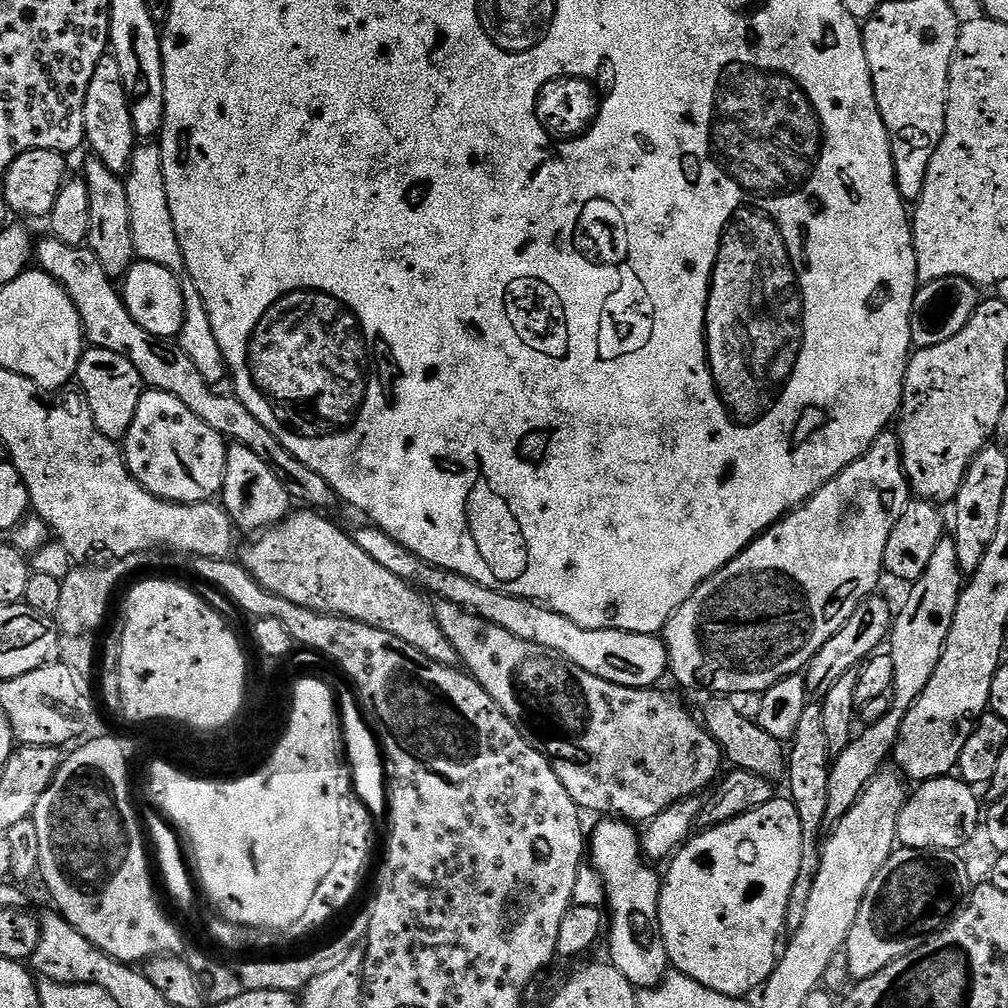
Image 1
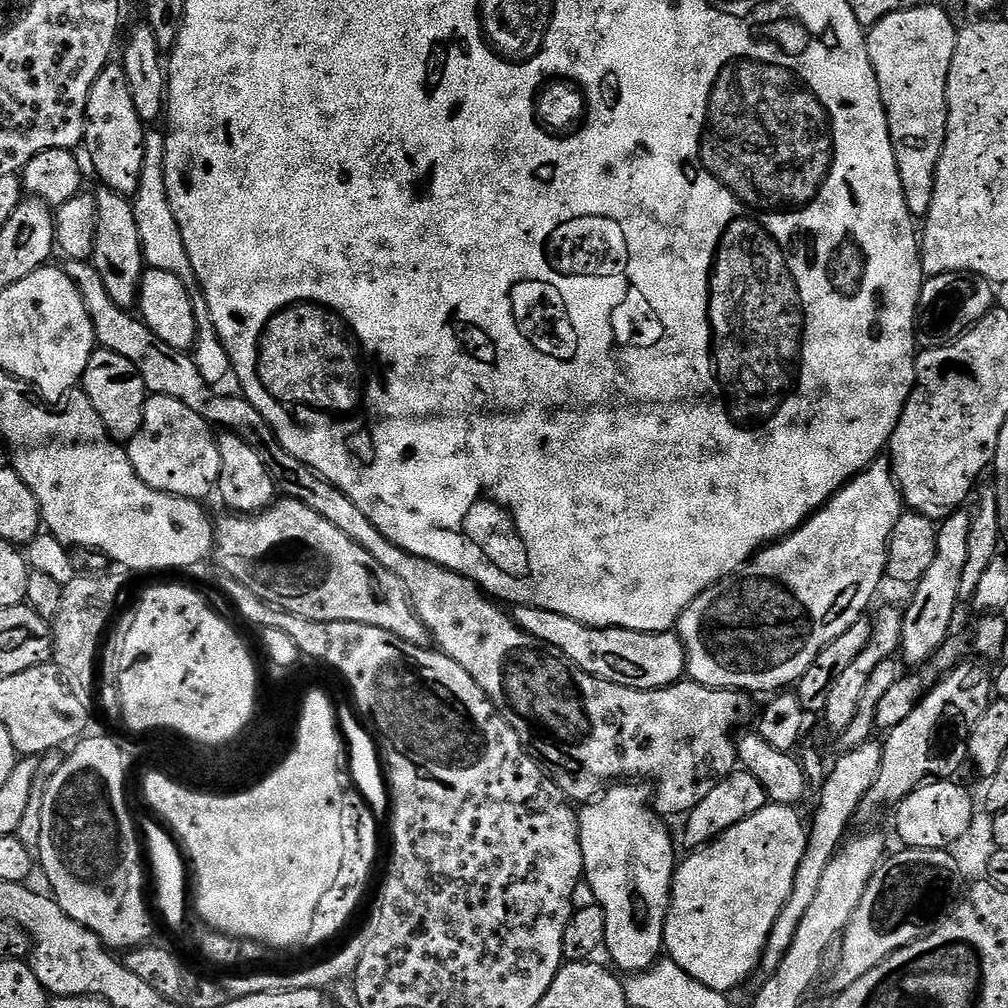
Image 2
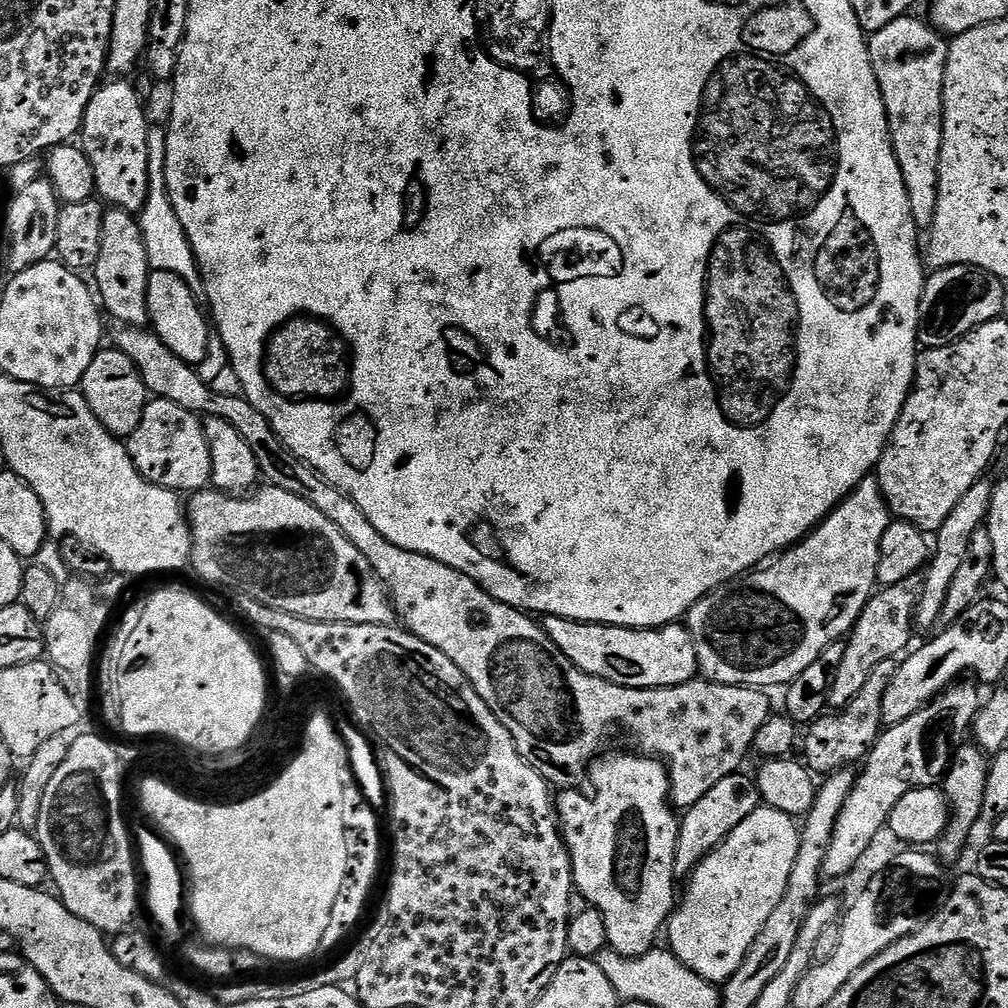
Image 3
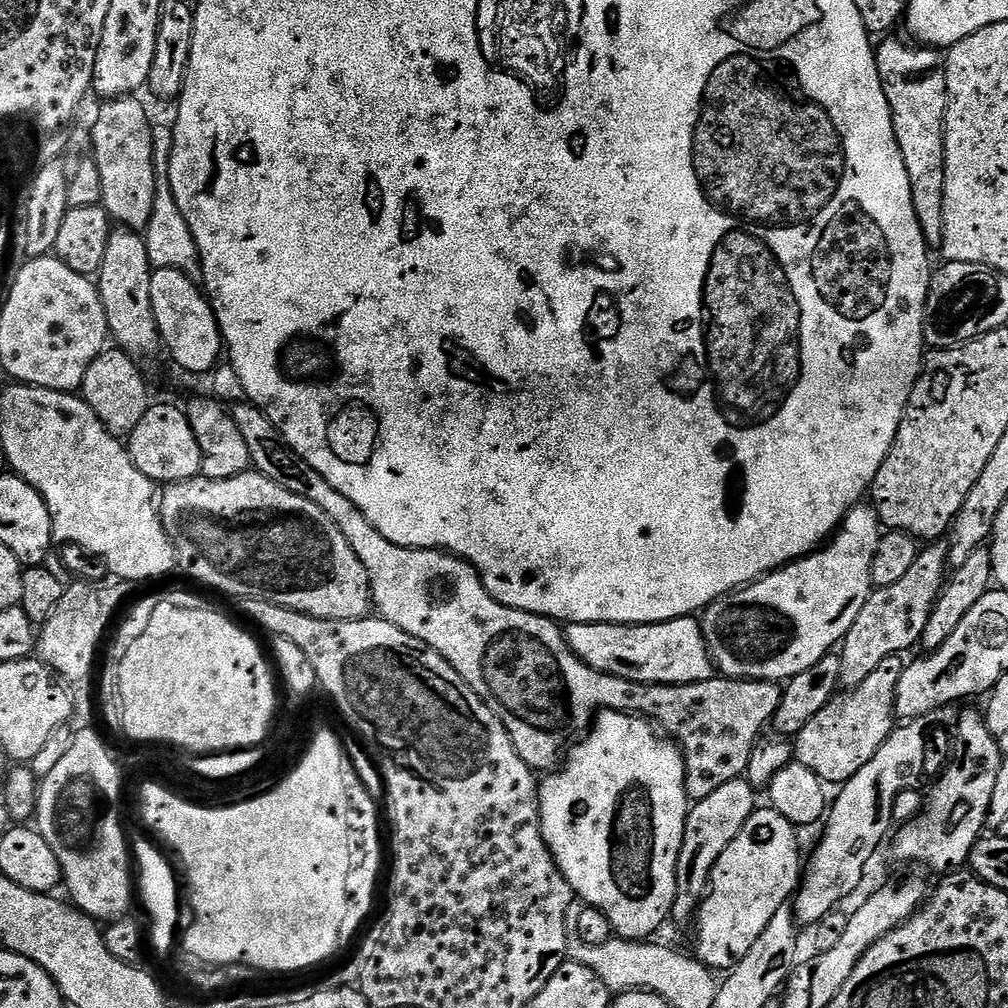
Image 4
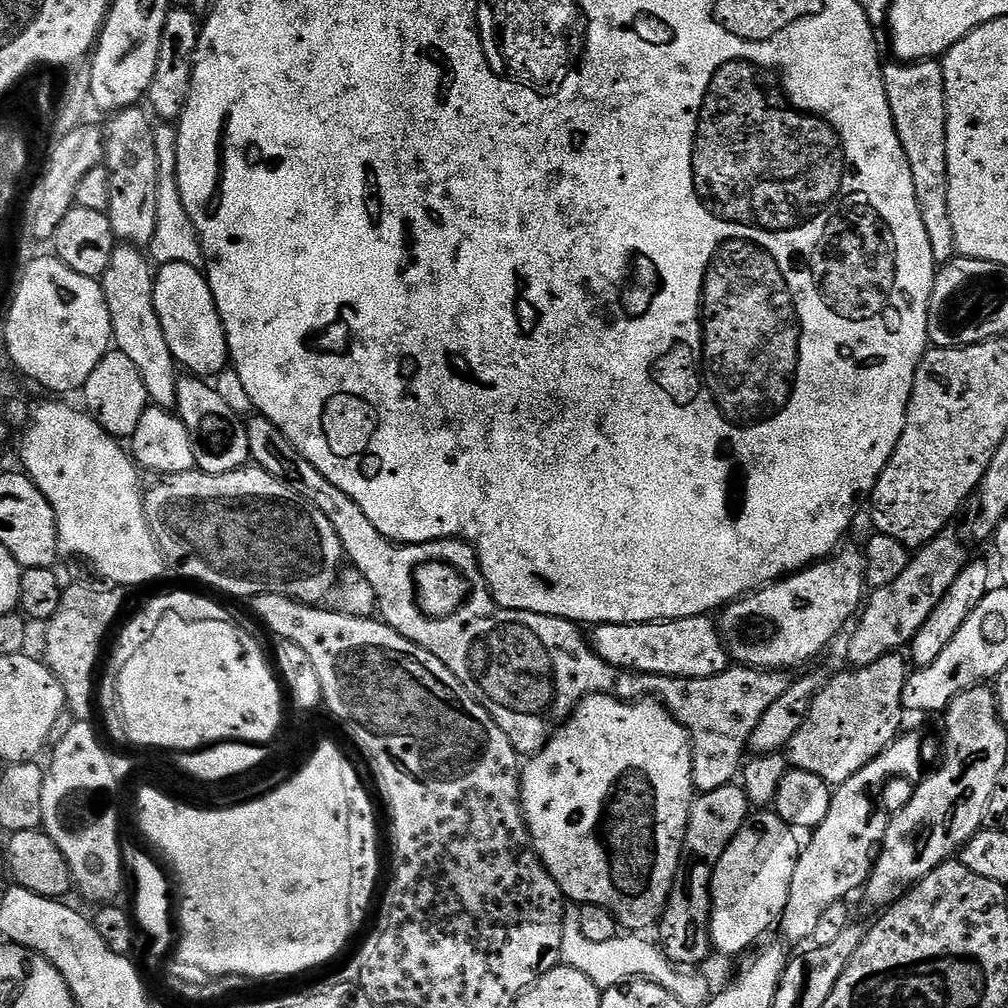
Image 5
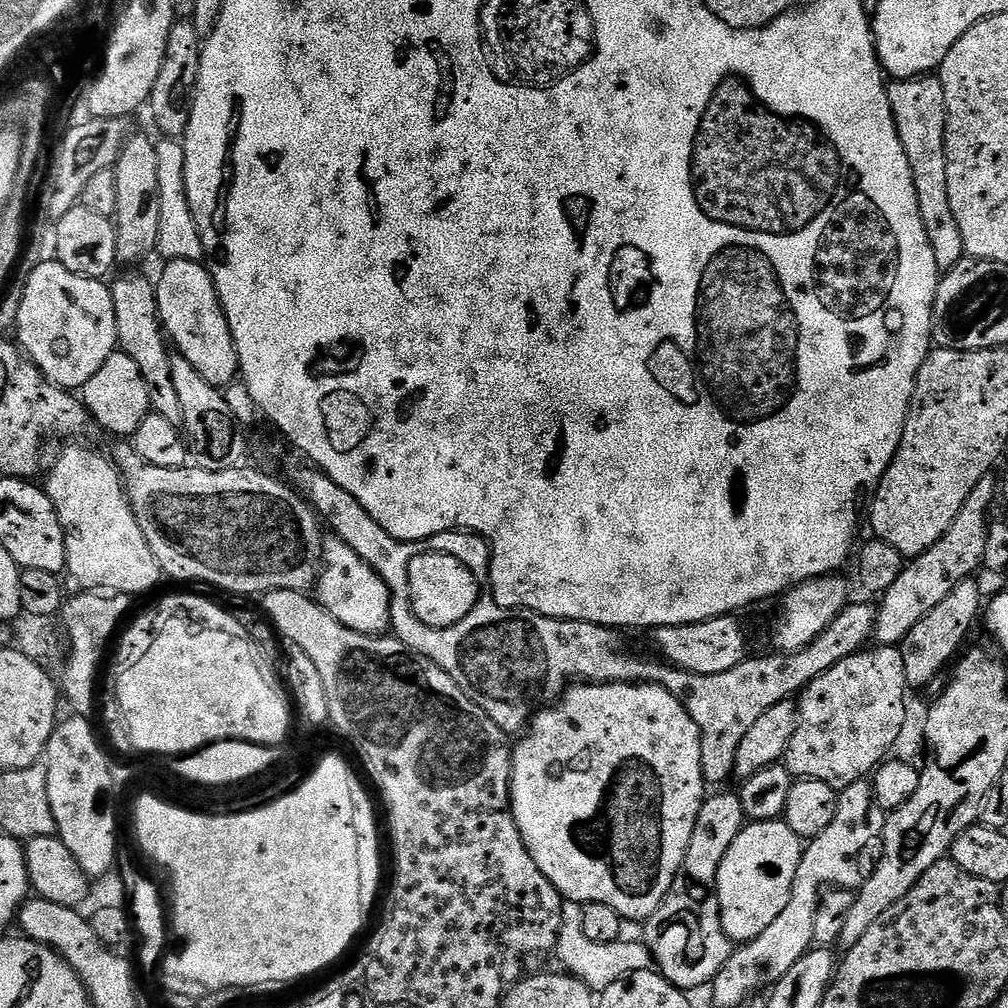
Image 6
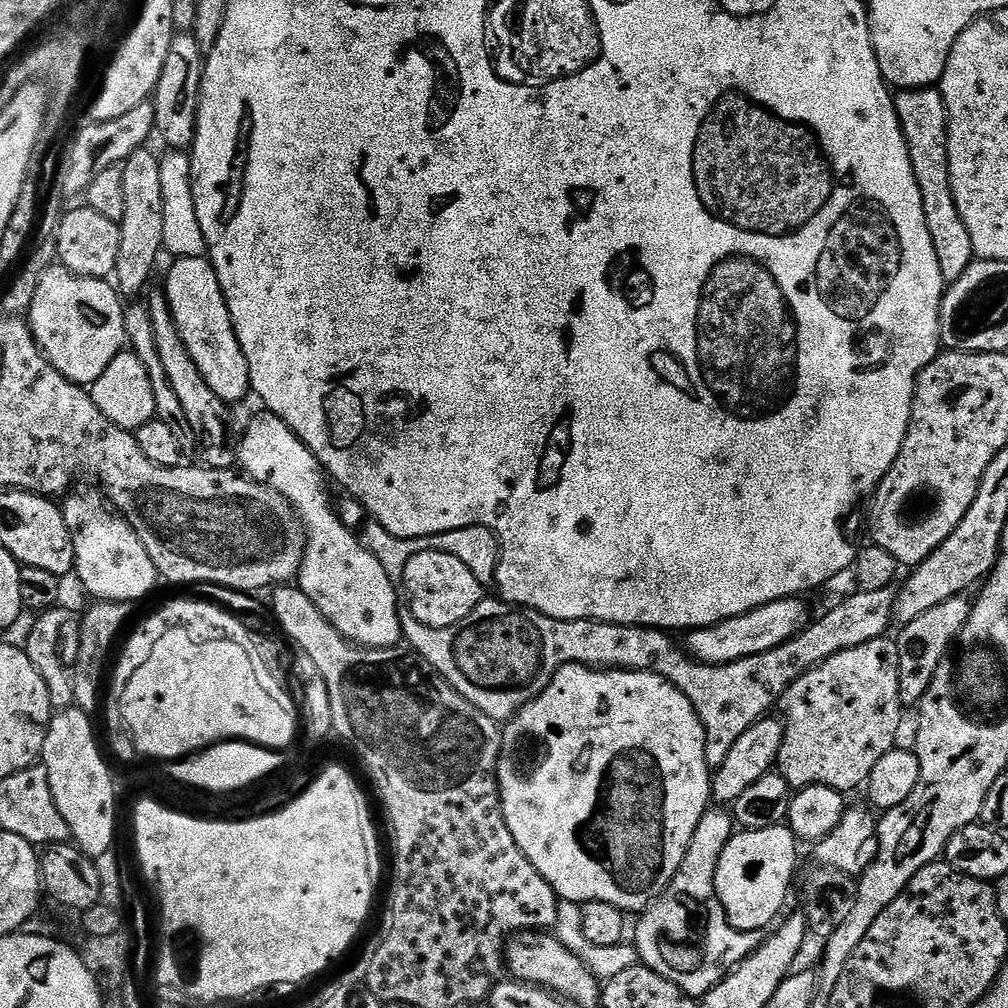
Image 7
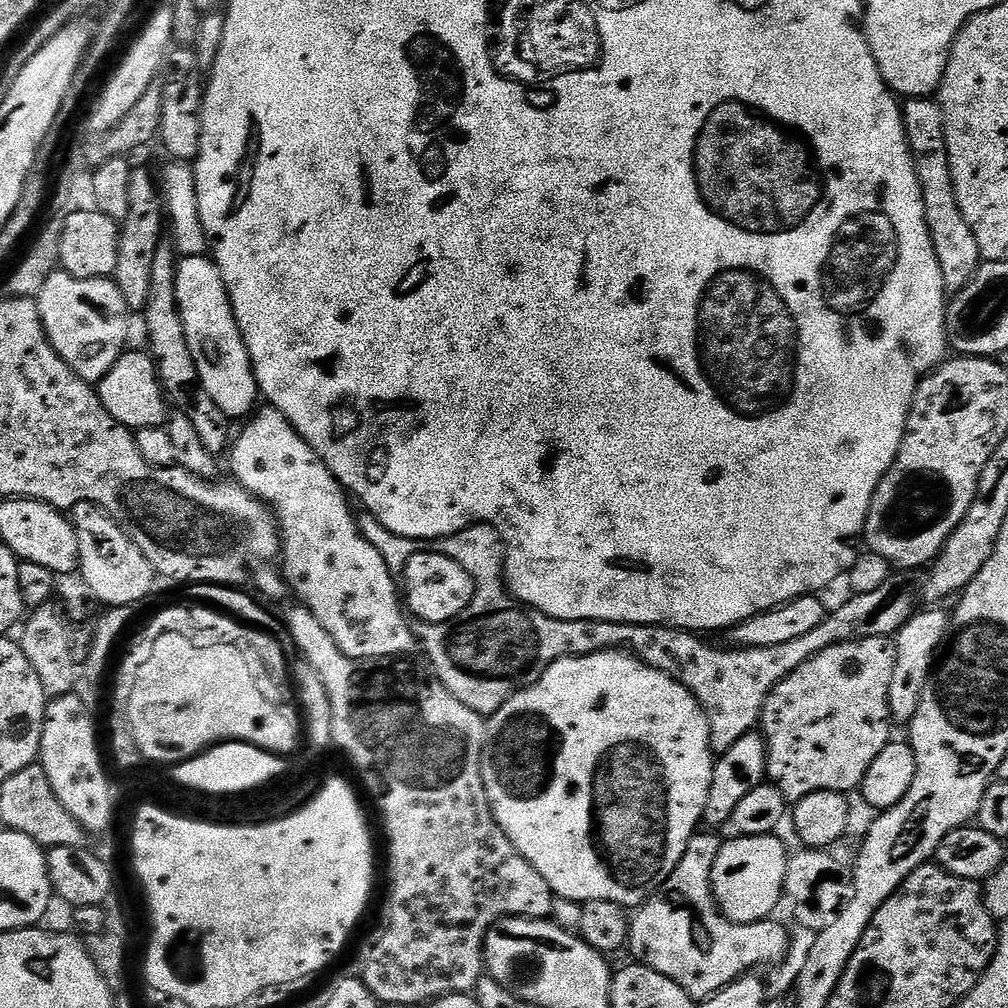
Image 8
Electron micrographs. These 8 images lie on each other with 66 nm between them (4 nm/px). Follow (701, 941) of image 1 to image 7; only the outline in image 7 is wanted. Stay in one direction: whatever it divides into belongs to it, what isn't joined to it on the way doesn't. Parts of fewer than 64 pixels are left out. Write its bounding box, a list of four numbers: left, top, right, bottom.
[714,824,798,933]

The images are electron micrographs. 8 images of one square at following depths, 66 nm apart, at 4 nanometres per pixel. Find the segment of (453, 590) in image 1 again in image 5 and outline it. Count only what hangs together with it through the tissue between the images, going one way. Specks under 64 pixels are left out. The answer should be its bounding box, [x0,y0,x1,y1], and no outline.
[591,615,730,680]

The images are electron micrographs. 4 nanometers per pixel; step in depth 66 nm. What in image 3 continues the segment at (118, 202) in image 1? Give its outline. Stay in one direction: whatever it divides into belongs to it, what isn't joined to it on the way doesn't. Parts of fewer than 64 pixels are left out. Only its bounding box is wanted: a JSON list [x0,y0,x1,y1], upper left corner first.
[94,206,150,328]

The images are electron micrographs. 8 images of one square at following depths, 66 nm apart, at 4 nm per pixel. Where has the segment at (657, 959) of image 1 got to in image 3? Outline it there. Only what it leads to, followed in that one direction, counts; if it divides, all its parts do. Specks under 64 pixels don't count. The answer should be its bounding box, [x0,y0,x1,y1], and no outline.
[556,752,680,956]

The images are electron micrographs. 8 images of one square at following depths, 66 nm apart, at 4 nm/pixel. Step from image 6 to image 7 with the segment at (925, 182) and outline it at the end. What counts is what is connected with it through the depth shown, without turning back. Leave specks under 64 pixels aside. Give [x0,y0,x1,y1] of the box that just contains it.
[894,87,977,285]

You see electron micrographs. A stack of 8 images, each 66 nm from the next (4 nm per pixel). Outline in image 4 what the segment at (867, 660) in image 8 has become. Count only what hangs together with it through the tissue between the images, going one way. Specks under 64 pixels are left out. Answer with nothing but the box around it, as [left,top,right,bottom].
[794,654,906,786]

